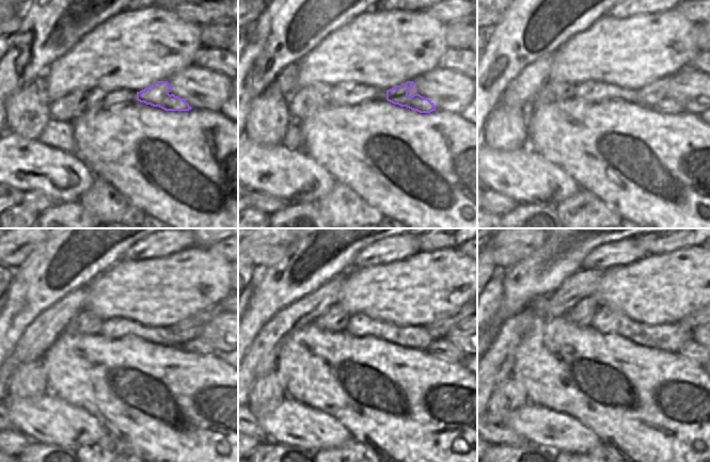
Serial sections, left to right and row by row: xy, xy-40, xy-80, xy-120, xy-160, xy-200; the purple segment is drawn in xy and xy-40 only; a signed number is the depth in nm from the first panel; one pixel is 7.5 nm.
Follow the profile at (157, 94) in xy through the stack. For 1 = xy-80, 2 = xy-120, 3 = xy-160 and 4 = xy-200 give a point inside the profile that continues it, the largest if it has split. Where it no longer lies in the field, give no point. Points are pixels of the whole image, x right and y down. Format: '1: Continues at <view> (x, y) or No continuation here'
1: Continues at xy-80 (667, 106)
2: Continues at xy-120 (198, 346)
3: Continues at xy-160 (442, 348)
4: Continues at xy-200 (692, 350).

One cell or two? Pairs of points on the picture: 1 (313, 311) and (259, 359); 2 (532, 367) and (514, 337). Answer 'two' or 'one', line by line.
1: one
2: two

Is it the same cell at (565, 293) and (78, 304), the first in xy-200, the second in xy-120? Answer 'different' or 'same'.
same

